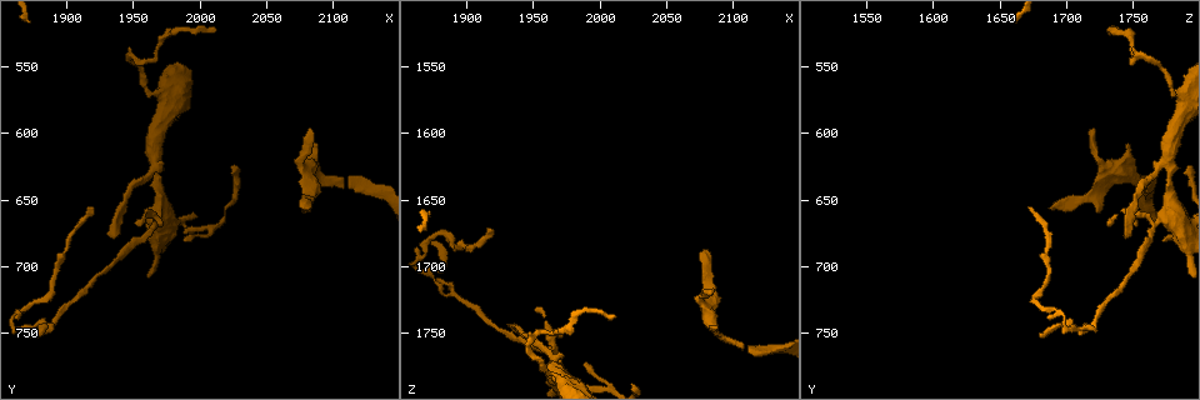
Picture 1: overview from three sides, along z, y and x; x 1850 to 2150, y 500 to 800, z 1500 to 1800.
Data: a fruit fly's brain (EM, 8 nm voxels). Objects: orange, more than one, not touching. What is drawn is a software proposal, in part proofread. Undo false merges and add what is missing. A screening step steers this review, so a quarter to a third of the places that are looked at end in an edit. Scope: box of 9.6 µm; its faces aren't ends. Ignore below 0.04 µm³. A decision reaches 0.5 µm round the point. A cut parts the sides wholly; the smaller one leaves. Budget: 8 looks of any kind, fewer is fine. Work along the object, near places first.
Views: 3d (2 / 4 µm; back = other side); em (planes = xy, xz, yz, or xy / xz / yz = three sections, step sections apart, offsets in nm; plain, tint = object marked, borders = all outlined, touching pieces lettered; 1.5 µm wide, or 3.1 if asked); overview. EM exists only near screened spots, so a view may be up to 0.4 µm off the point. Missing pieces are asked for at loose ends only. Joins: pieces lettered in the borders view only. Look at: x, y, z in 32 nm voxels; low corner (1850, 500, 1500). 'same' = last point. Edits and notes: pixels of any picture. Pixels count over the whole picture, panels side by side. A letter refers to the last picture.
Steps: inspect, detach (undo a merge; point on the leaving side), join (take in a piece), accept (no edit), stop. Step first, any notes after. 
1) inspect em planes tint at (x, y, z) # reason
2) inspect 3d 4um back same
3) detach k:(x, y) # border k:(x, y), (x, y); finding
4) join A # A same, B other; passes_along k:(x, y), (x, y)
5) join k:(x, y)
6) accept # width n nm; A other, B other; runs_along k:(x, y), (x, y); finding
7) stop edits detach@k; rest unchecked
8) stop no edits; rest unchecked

inspect em yz step 4 borders at (1932, 678, 1744) # thin end

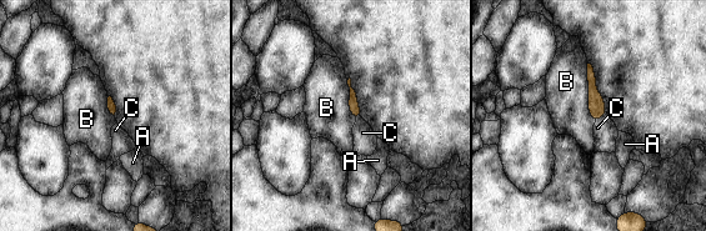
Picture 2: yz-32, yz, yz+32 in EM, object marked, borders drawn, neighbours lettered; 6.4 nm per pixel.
inspect em planes borders same

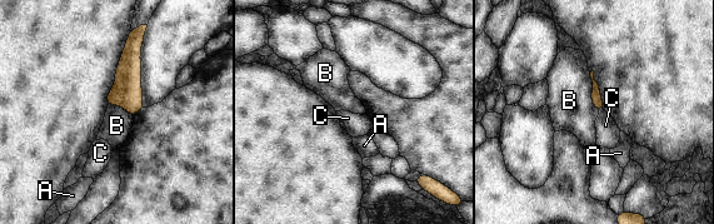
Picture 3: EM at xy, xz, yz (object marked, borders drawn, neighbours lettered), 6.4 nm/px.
accept # A other, B other, C other; no lettered piece goes on from it

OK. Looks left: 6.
inspect 3d 4um at (1972, 622, 1768) # branch stops here

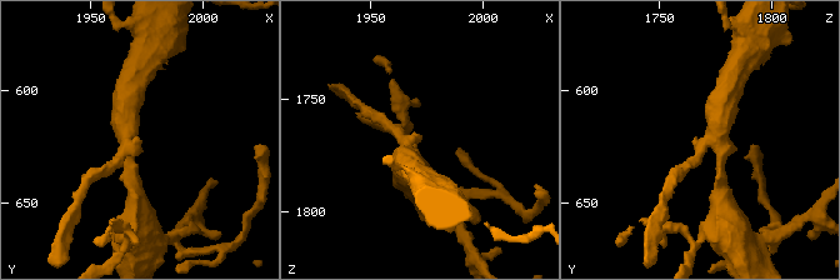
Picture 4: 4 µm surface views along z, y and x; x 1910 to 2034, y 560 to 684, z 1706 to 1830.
inspect em xz step 4 tint at (1972, 622, 1768) # shape alone is not enough

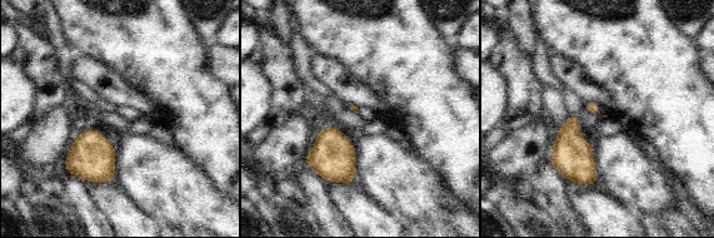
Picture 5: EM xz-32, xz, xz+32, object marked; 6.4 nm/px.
inspect em planes borders same

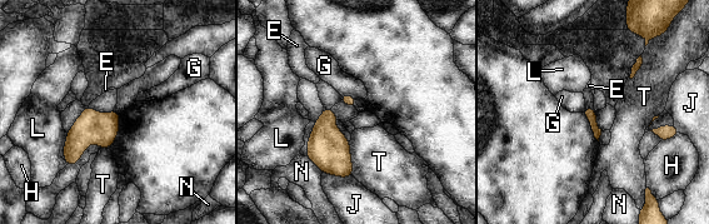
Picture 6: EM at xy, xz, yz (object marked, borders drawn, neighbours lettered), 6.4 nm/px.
accept # E other, G other, H other, J other, L other, N other, T other; border 6:(340, 94), (350, 94), (357, 99); none of them fits

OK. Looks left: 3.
inspect em planes borders at (1966, 568, 1782) # sudden change in width

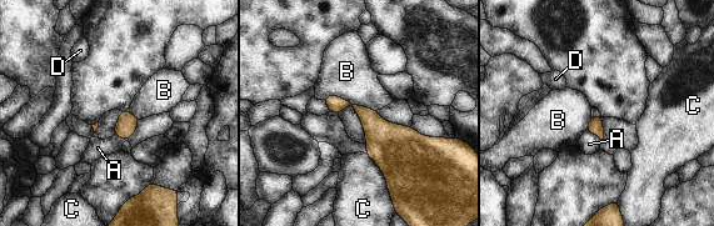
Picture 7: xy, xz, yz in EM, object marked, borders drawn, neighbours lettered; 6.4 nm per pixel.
accept # width 100 nm; longest_contact B 360 nm; A other, B other, C other, D other; continuous, no second cell

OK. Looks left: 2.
stop no edits; rest unchecked

